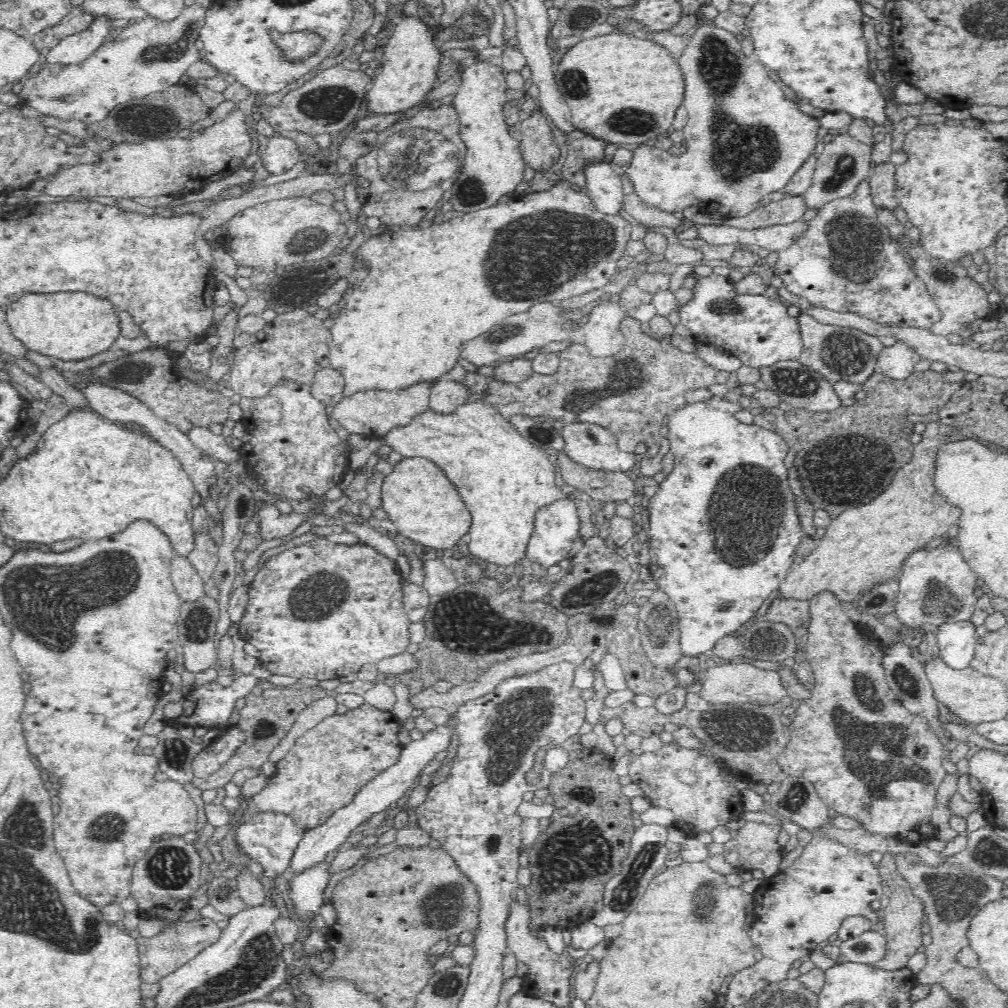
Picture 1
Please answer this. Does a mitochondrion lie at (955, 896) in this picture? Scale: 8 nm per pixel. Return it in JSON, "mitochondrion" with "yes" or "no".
{"mitochondrion":"yes"}

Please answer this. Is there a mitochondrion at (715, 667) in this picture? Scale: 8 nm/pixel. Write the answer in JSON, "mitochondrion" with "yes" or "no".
{"mitochondrion":"no"}

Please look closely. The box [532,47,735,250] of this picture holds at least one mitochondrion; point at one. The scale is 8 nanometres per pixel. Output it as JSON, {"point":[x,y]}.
{"point":[624,122]}

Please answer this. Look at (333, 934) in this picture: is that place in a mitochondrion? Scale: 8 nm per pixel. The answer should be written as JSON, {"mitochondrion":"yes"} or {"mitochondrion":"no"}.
{"mitochondrion":"no"}

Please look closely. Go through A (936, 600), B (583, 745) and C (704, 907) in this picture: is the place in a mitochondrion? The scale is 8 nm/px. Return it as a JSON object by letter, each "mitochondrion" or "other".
{"A":"mitochondrion","B":"other","C":"mitochondrion"}

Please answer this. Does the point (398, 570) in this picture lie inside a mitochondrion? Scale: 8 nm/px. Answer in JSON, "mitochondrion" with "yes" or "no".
{"mitochondrion":"no"}

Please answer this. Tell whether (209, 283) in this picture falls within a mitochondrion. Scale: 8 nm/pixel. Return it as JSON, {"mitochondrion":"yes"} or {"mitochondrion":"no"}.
{"mitochondrion":"no"}

